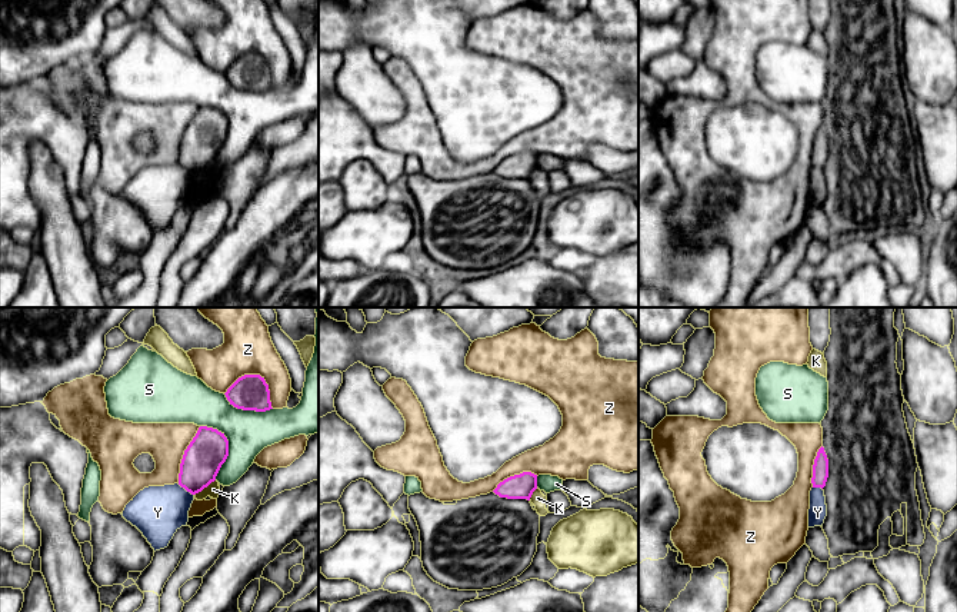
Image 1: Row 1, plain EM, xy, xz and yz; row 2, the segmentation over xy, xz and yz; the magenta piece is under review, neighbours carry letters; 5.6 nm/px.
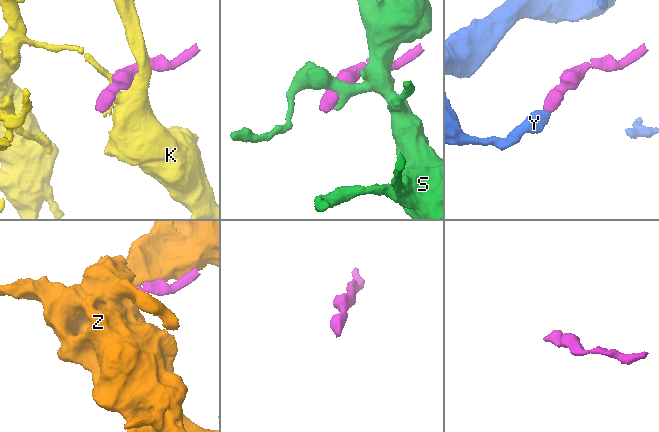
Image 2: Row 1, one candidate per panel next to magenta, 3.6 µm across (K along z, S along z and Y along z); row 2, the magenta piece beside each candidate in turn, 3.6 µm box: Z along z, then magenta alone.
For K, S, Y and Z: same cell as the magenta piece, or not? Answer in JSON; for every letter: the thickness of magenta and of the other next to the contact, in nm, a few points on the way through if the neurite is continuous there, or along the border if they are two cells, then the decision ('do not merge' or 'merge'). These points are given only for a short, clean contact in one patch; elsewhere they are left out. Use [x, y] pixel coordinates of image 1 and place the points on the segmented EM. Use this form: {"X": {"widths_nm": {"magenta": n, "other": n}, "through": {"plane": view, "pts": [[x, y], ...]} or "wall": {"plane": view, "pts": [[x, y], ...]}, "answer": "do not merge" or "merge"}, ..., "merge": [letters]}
{"K": {"widths_nm": {"magenta": 220, "other": 80}, "answer": "do not merge"}, "S": {"widths_nm": {"magenta": 220, "other": 240}, "answer": "do not merge"}, "Y": {"widths_nm": {"magenta": 220, "other": 300}, "wall": {"plane": "xy", "pts": [[177, 484], [193, 495]]}, "answer": "do not merge"}, "Z": {"widths_nm": {"magenta": 200, "other": 280}, "answer": "do not merge"}, "merge": []}

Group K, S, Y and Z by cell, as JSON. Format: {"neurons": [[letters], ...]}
{"neurons": [["K"], ["S"], ["Y"], ["Z"]]}

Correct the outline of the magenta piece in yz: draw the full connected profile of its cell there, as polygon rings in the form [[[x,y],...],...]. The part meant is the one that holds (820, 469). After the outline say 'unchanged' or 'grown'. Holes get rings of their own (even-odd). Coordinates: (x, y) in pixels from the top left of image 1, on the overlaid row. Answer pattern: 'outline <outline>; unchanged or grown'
outline [[[821,446],[817,452],[813,465],[813,478],[811,478],[813,488],[823,489],[826,486],[827,478],[828,478],[828,459],[824,452],[824,448]]]; unchanged

